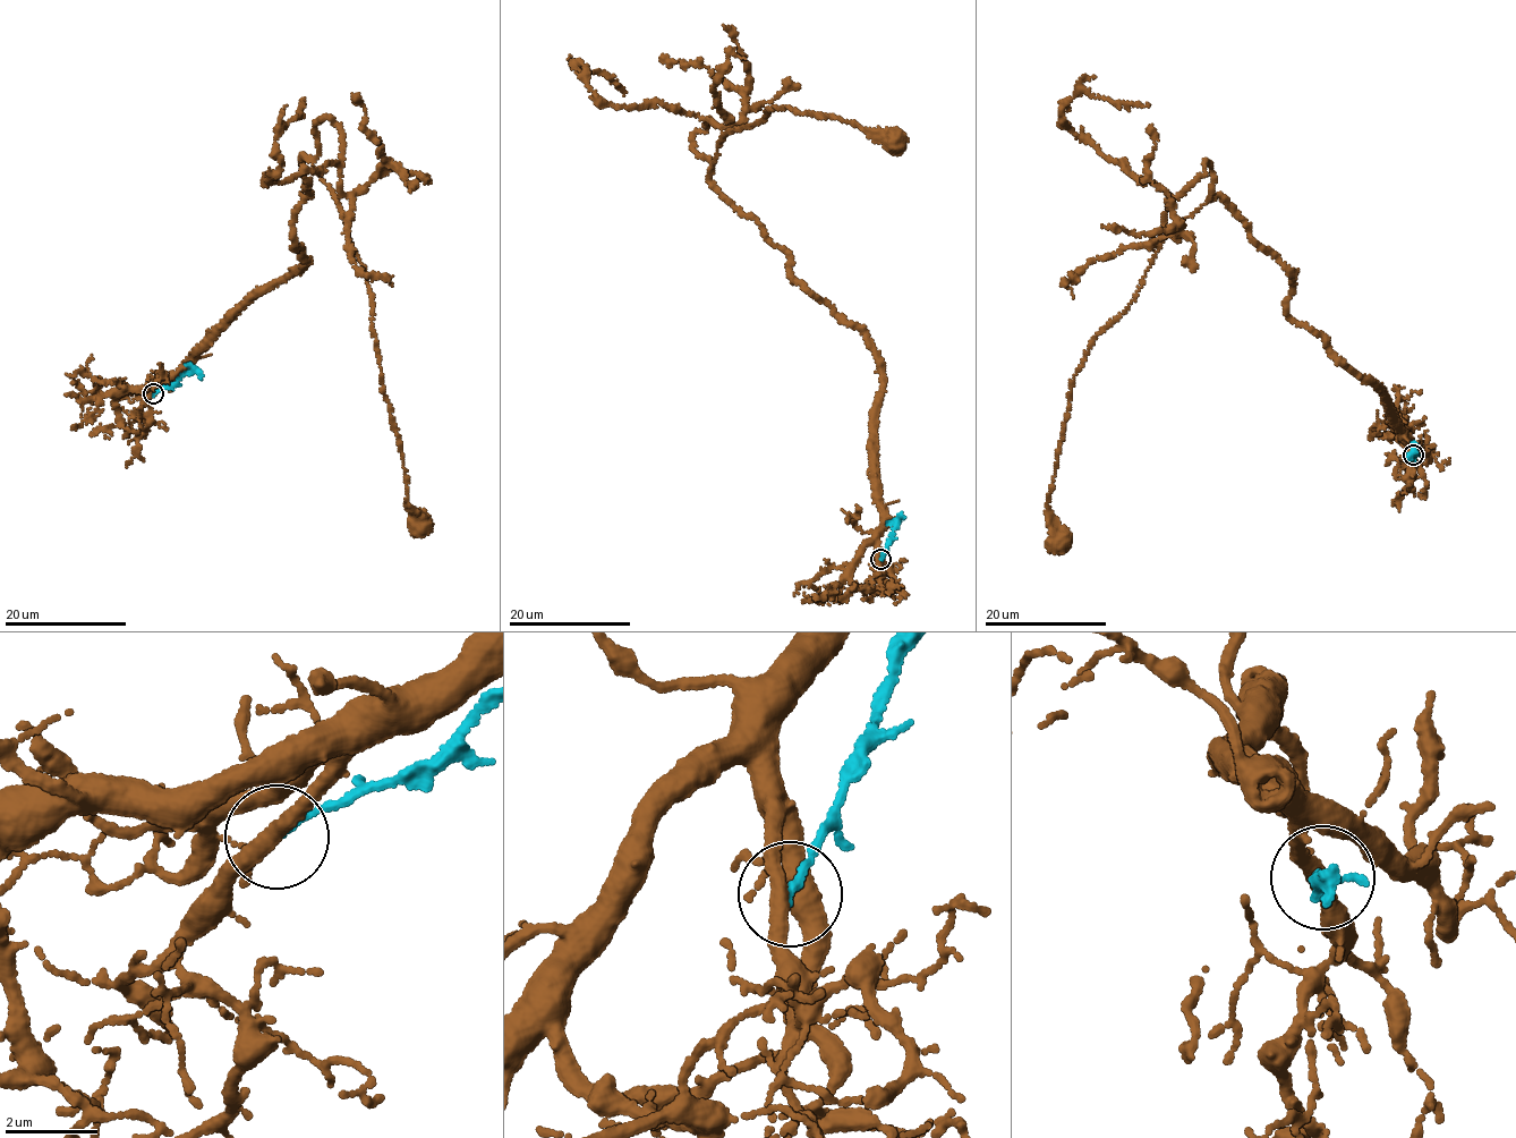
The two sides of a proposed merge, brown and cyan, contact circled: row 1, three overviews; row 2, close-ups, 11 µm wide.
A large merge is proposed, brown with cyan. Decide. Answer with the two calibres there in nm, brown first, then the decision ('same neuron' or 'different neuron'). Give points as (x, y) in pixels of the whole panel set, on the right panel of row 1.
320 nm thick on the brown side, 170 nm on the other; different neuron

